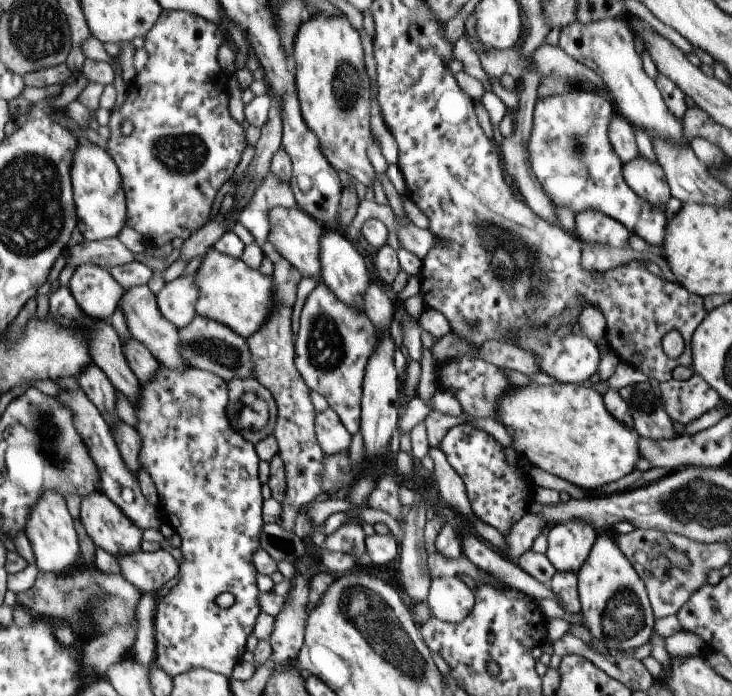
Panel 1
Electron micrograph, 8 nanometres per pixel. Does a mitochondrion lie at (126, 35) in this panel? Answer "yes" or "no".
no

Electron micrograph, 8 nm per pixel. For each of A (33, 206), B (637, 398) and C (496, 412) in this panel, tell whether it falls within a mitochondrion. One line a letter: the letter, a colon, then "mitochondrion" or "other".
A: mitochondrion
B: mitochondrion
C: other

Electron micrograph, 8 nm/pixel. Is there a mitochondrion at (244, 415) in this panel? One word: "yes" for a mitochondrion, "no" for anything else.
yes

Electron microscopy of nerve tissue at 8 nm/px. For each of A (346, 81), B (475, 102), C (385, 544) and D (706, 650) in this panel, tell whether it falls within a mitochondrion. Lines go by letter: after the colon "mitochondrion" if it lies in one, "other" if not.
A: mitochondrion
B: other
C: other
D: other

